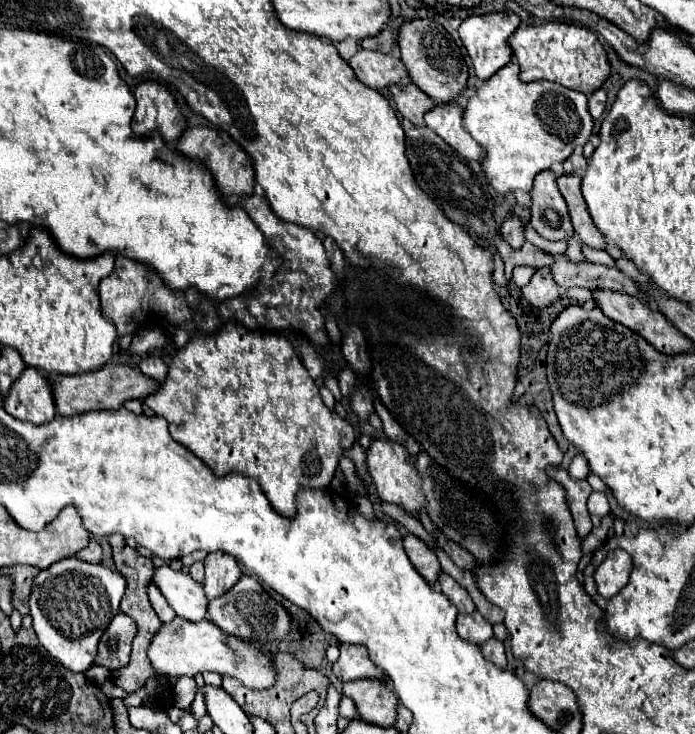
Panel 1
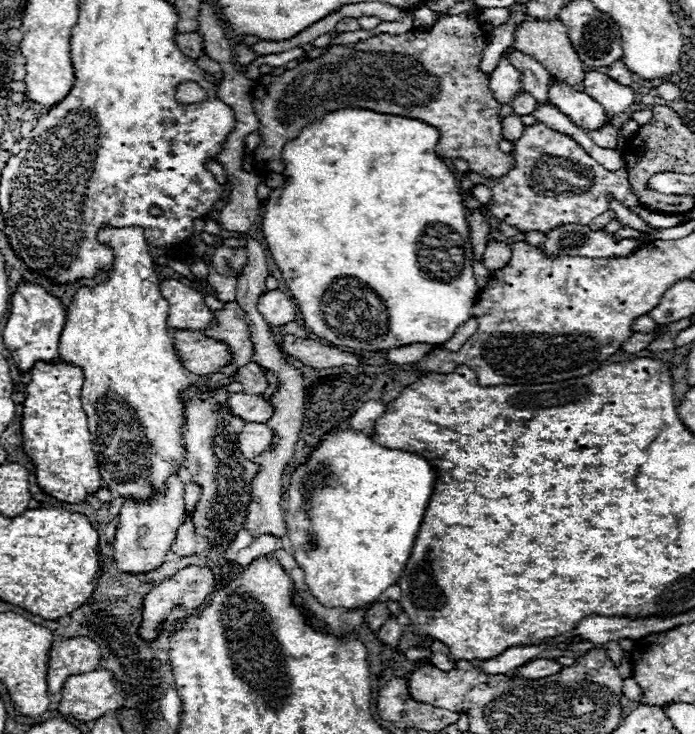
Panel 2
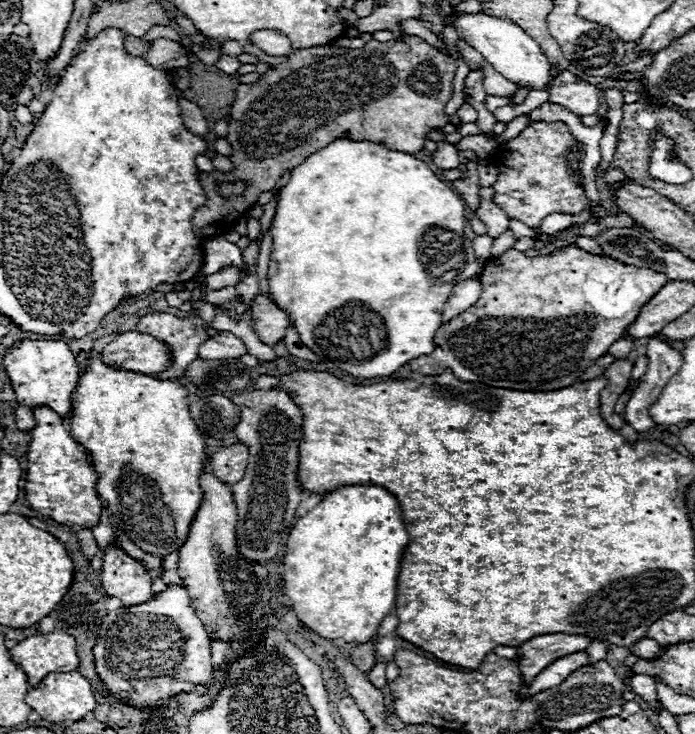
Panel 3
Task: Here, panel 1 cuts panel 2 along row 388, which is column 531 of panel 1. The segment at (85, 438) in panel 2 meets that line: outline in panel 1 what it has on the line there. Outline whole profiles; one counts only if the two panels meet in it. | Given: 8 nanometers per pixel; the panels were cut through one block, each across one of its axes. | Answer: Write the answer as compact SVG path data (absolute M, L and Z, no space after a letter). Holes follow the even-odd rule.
M546 22L540 26L518 28L508 38L508 46L512 48L512 54L518 60L522 82L550 80L588 96L598 90L610 74L608 56L602 44L598 42L598 36L584 26L566 22Z

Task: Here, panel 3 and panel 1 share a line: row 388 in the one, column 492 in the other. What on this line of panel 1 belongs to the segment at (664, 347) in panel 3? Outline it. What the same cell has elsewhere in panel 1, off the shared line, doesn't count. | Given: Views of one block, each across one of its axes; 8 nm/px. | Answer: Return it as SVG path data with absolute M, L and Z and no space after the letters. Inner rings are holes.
M492 636L490 640L486 640L486 642L482 644L482 652L486 654L486 660L494 662L494 664L496 664L496 666L500 666L500 668L506 668L504 644L502 644L496 636Z

